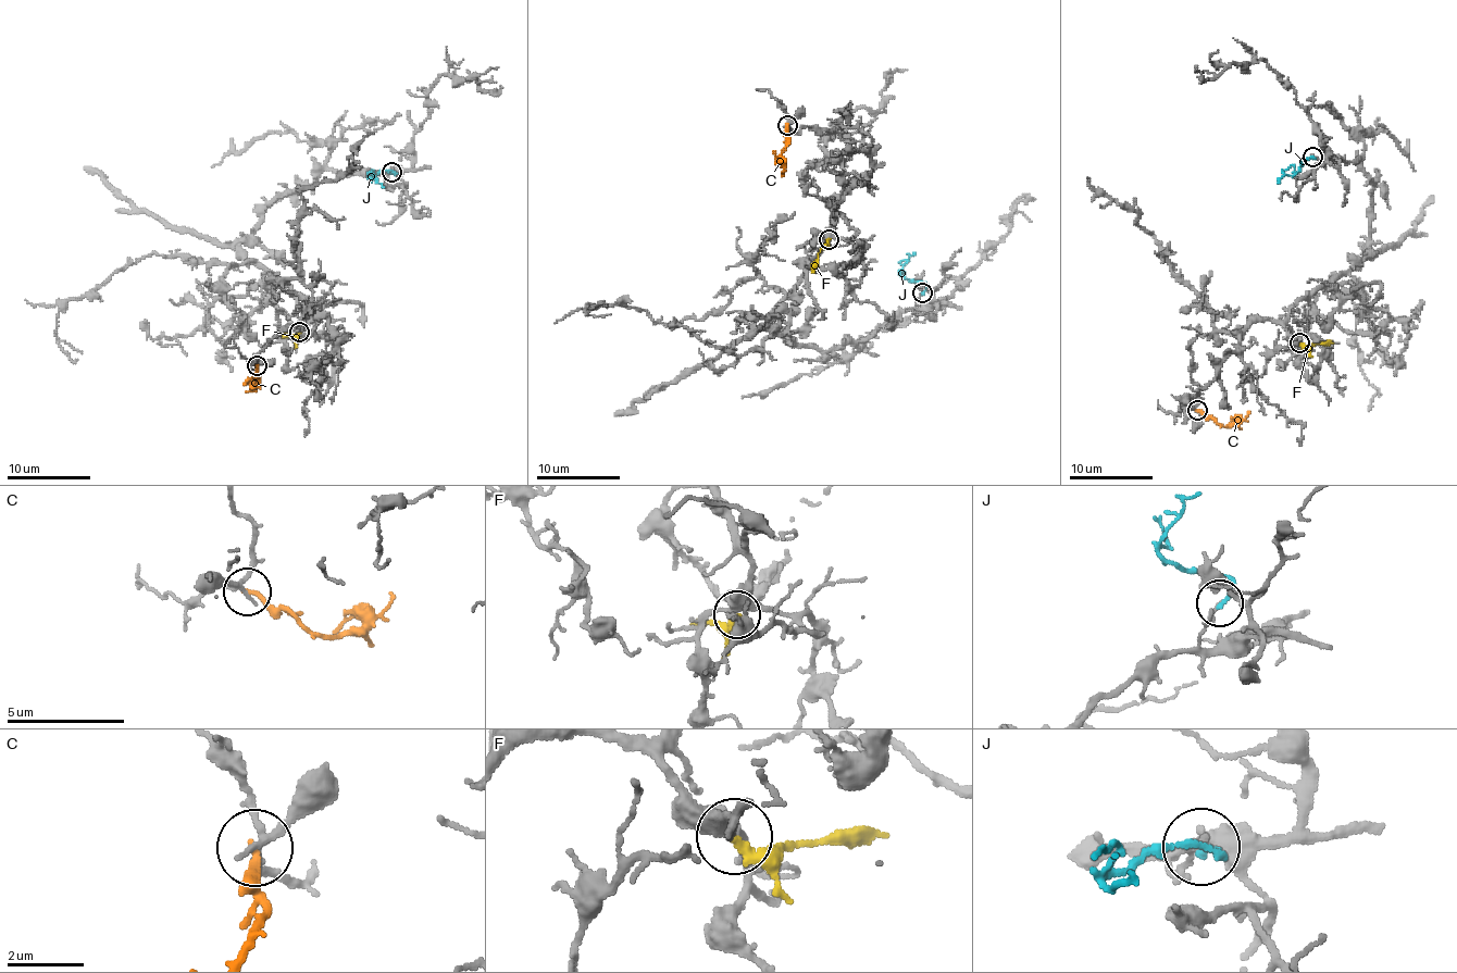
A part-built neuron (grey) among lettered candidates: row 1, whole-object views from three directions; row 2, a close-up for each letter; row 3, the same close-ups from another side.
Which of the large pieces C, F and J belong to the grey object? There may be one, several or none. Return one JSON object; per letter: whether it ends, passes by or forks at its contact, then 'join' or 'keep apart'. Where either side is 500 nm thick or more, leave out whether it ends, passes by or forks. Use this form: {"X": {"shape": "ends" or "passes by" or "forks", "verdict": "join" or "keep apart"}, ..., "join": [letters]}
{"C": {"shape": "ends", "verdict": "keep apart"}, "F": {"shape": "ends", "verdict": "keep apart"}, "J": {"shape": "ends", "verdict": "keep apart"}, "join": []}

